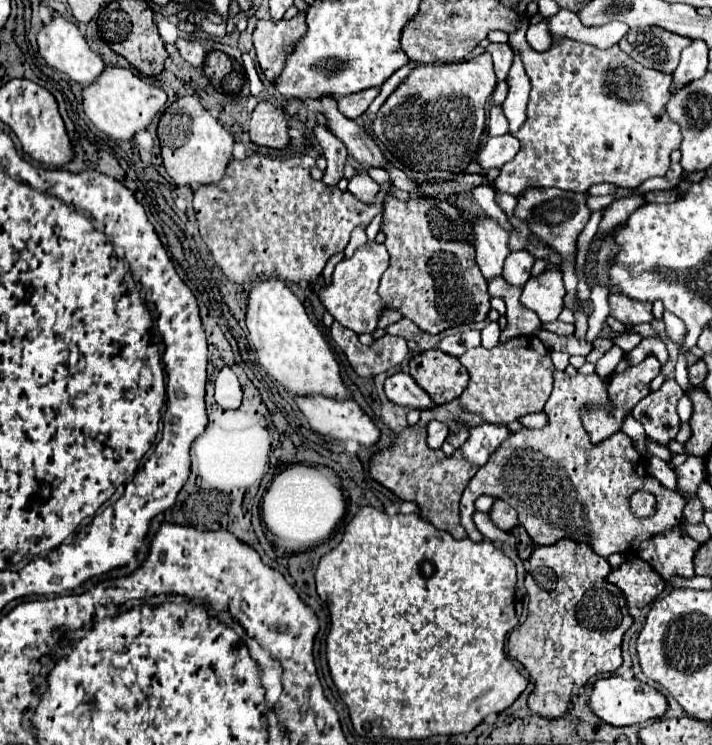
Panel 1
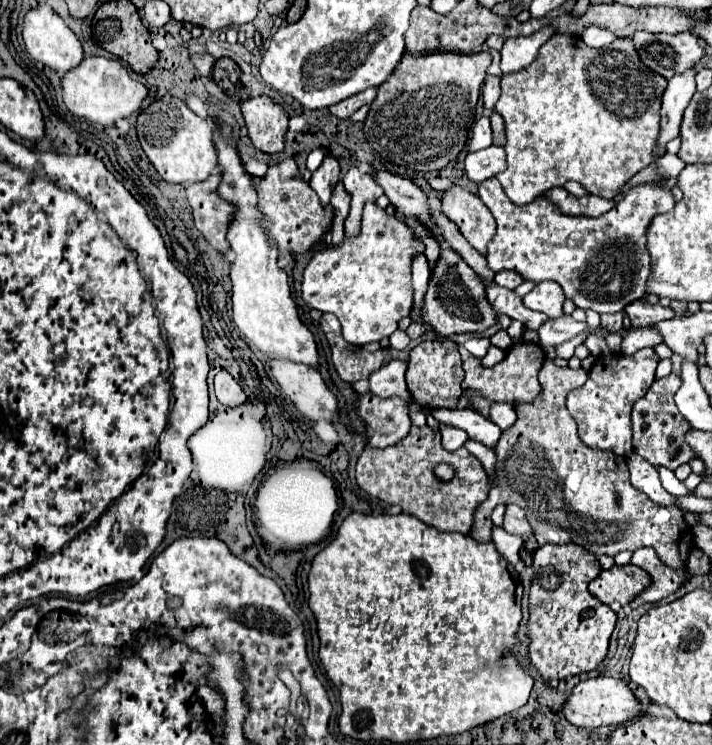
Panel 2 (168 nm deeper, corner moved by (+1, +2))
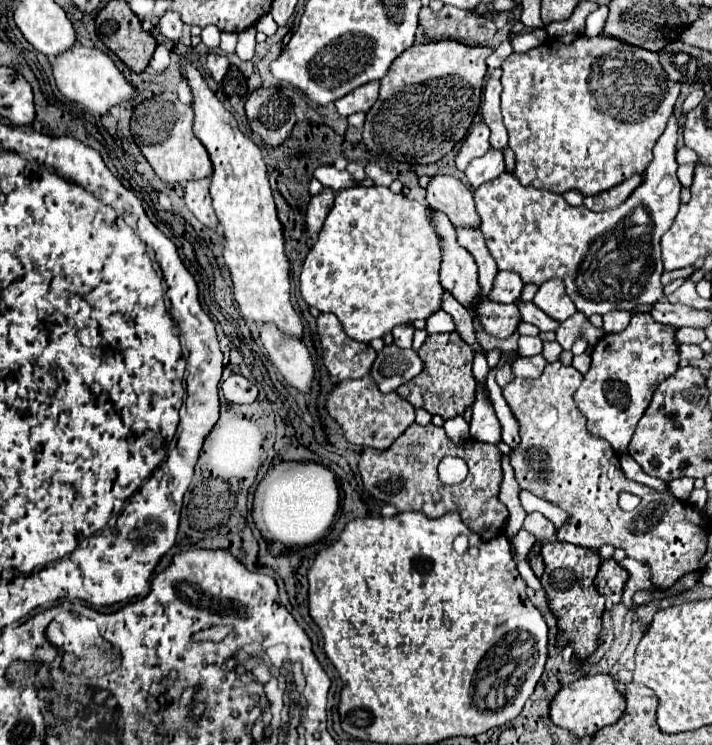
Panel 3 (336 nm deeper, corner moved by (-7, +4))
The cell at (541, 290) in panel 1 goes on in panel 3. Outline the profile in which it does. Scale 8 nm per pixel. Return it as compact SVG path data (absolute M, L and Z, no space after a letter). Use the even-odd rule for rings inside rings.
M550 279L550 281L542 283L538 293L534 295L534 303L548 317L552 317L554 321L560 321L560 323L576 313L572 299L566 295L564 281L558 281L558 279Z

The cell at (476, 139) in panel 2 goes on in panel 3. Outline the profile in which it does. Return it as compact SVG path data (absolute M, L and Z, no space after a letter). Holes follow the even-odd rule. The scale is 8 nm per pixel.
M478 123L468 131L468 135L462 139L462 147L454 159L454 165L458 171L464 171L472 159L482 157L490 149L488 137L490 137L490 129L484 123Z

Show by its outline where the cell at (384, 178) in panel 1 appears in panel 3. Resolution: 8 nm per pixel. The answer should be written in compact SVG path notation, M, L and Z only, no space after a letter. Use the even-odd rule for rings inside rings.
M440 309L440 313L436 311L428 321L428 333L432 335L432 333L450 333L450 331L454 331L454 321L452 321L452 317L446 313L446 311L442 311Z

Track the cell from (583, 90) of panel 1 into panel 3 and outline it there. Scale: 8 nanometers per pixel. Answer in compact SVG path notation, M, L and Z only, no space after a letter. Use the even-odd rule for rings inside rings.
M578 37L574 43L564 45L560 41L546 41L536 49L530 49L526 53L512 53L510 57L504 59L502 63L502 85L504 85L504 93L502 93L502 117L504 117L504 127L508 131L508 145L516 155L516 171L514 175L518 177L518 181L522 185L530 185L536 189L546 189L552 193L566 193L570 189L580 191L584 197L586 195L598 195L618 183L622 183L624 179L628 179L634 173L642 173L646 169L646 165L652 161L652 149L658 141L658 137L664 133L666 129L666 121L672 115L674 103L678 99L680 93L680 85L676 81L670 81L666 71L662 69L658 55L650 53L646 49L638 49L632 45L626 45L622 41L614 41L610 37Z

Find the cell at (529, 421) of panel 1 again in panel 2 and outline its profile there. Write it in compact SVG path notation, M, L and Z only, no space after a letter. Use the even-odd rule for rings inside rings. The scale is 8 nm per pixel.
M500 403L490 407L490 417L494 417L494 423L500 425L502 431L506 431L508 427L512 427L514 421L518 419L518 415L516 415L516 411L514 411L512 405L500 405Z

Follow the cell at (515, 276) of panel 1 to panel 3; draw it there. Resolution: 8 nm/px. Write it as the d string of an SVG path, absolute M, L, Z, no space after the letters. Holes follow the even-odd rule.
M498 271L498 277L494 279L494 291L488 295L488 299L496 303L514 303L520 297L522 287L524 283L518 273Z

